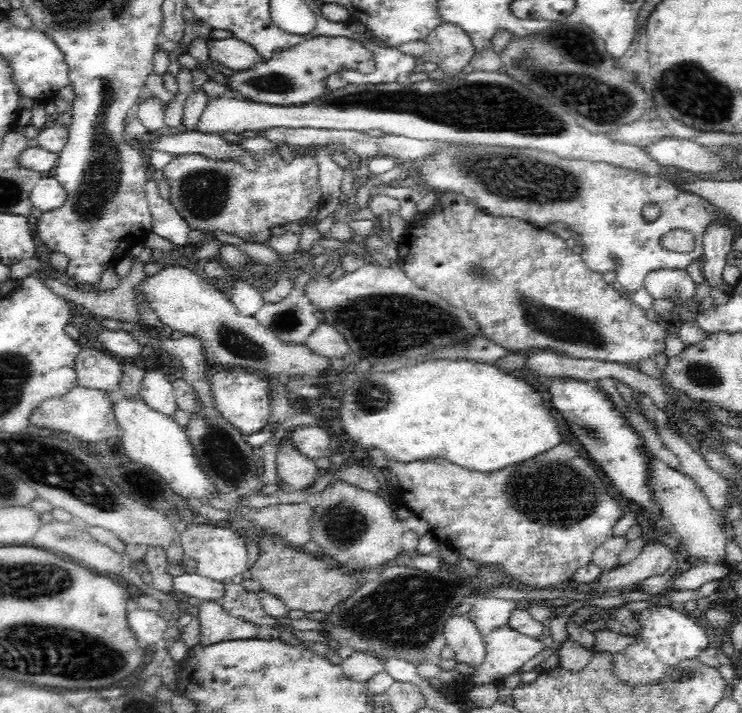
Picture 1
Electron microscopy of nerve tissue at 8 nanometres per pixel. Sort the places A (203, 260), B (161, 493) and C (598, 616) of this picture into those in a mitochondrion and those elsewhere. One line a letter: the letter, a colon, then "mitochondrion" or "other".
A: other
B: other
C: mitochondrion

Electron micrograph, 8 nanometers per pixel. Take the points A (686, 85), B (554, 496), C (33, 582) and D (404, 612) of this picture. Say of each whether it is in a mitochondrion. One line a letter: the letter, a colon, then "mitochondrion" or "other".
A: mitochondrion
B: mitochondrion
C: mitochondrion
D: mitochondrion

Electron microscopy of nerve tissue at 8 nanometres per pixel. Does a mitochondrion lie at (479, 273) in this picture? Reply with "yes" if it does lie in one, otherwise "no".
yes

